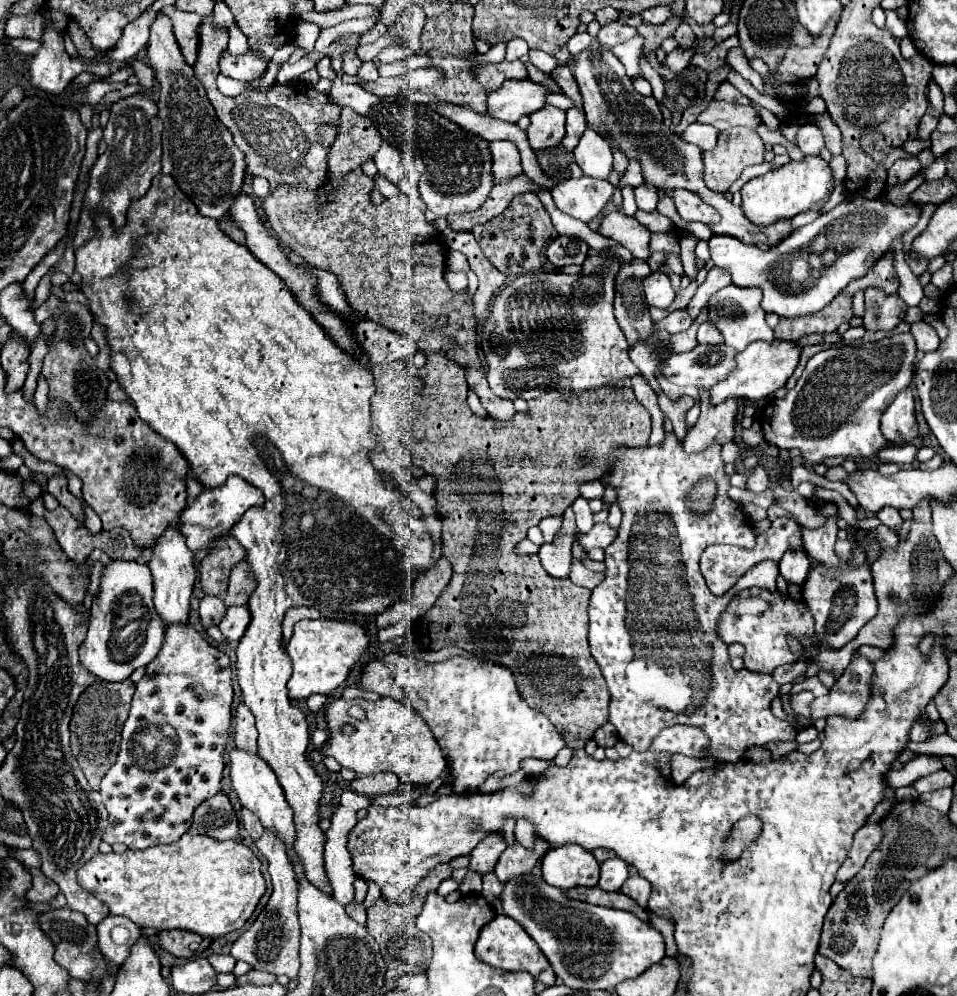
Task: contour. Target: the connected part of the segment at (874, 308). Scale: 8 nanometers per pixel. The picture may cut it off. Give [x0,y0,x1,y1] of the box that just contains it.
[864,288,906,332]

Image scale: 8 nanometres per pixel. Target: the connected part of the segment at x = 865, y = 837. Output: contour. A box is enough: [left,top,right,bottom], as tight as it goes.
[836,822,884,882]

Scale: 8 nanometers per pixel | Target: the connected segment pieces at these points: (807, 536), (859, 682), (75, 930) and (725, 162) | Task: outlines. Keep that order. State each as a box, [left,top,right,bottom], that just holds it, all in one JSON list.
[[804,514,840,566],[810,656,872,722],[38,908,106,980],[702,128,764,194]]

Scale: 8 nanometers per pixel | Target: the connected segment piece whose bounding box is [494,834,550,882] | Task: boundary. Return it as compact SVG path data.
M534 834L534 848L532 850L528 850L522 844L514 842L500 856L494 872L496 872L500 882L506 882L514 876L528 874L538 866L538 862L544 858L544 854L548 850L550 850L550 844L546 840L540 840L540 836L536 836L536 834Z

